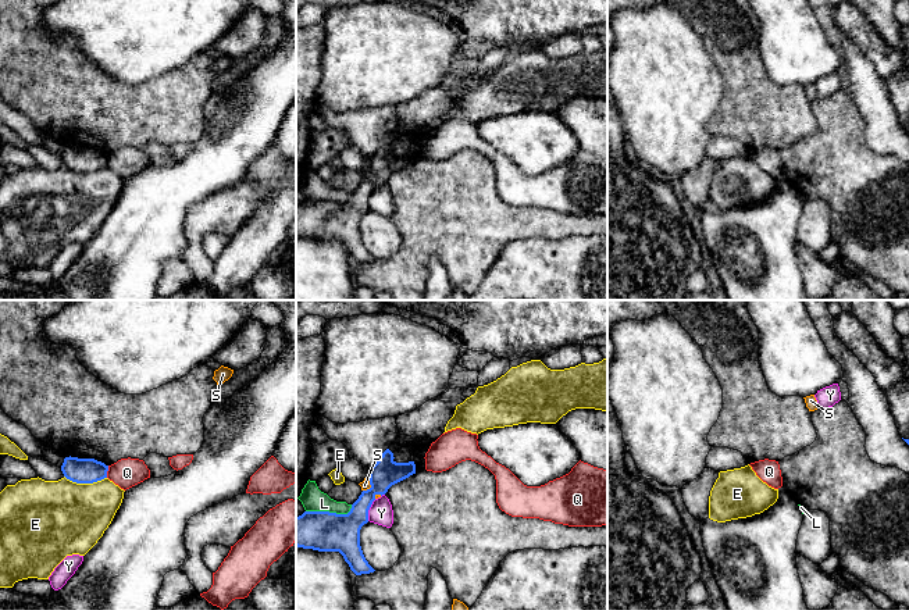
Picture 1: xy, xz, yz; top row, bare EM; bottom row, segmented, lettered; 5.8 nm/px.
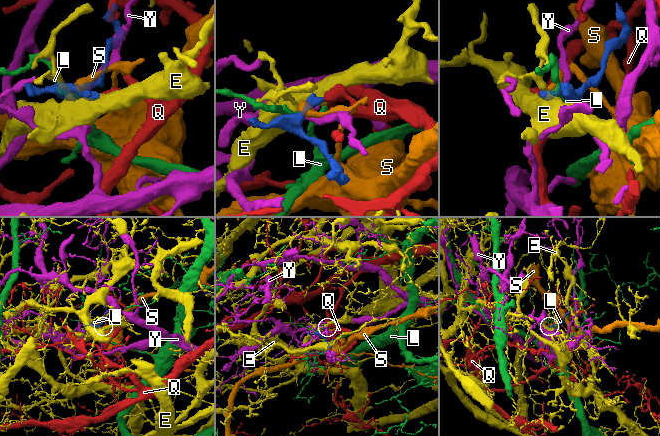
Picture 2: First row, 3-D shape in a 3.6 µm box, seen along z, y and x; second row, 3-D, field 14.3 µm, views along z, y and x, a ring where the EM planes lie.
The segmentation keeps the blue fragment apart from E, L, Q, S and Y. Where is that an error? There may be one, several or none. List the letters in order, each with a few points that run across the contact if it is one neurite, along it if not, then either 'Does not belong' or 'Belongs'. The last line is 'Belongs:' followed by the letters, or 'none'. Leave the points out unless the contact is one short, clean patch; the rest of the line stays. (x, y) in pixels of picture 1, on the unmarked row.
E: Line: xy (64, 164), (77, 171), (96, 171), (106, 167). Does not belong
L: Line: xz (352, 193), (346, 202), (306, 199). Does not belong
Q: Line: xy (109, 154), (106, 166). Does not belong
S: Line: xz (370, 163), (370, 175), (363, 179). Does not belong
Y: Line: xz (375, 188), (369, 199), (367, 209). Does not belong
Belongs: none

